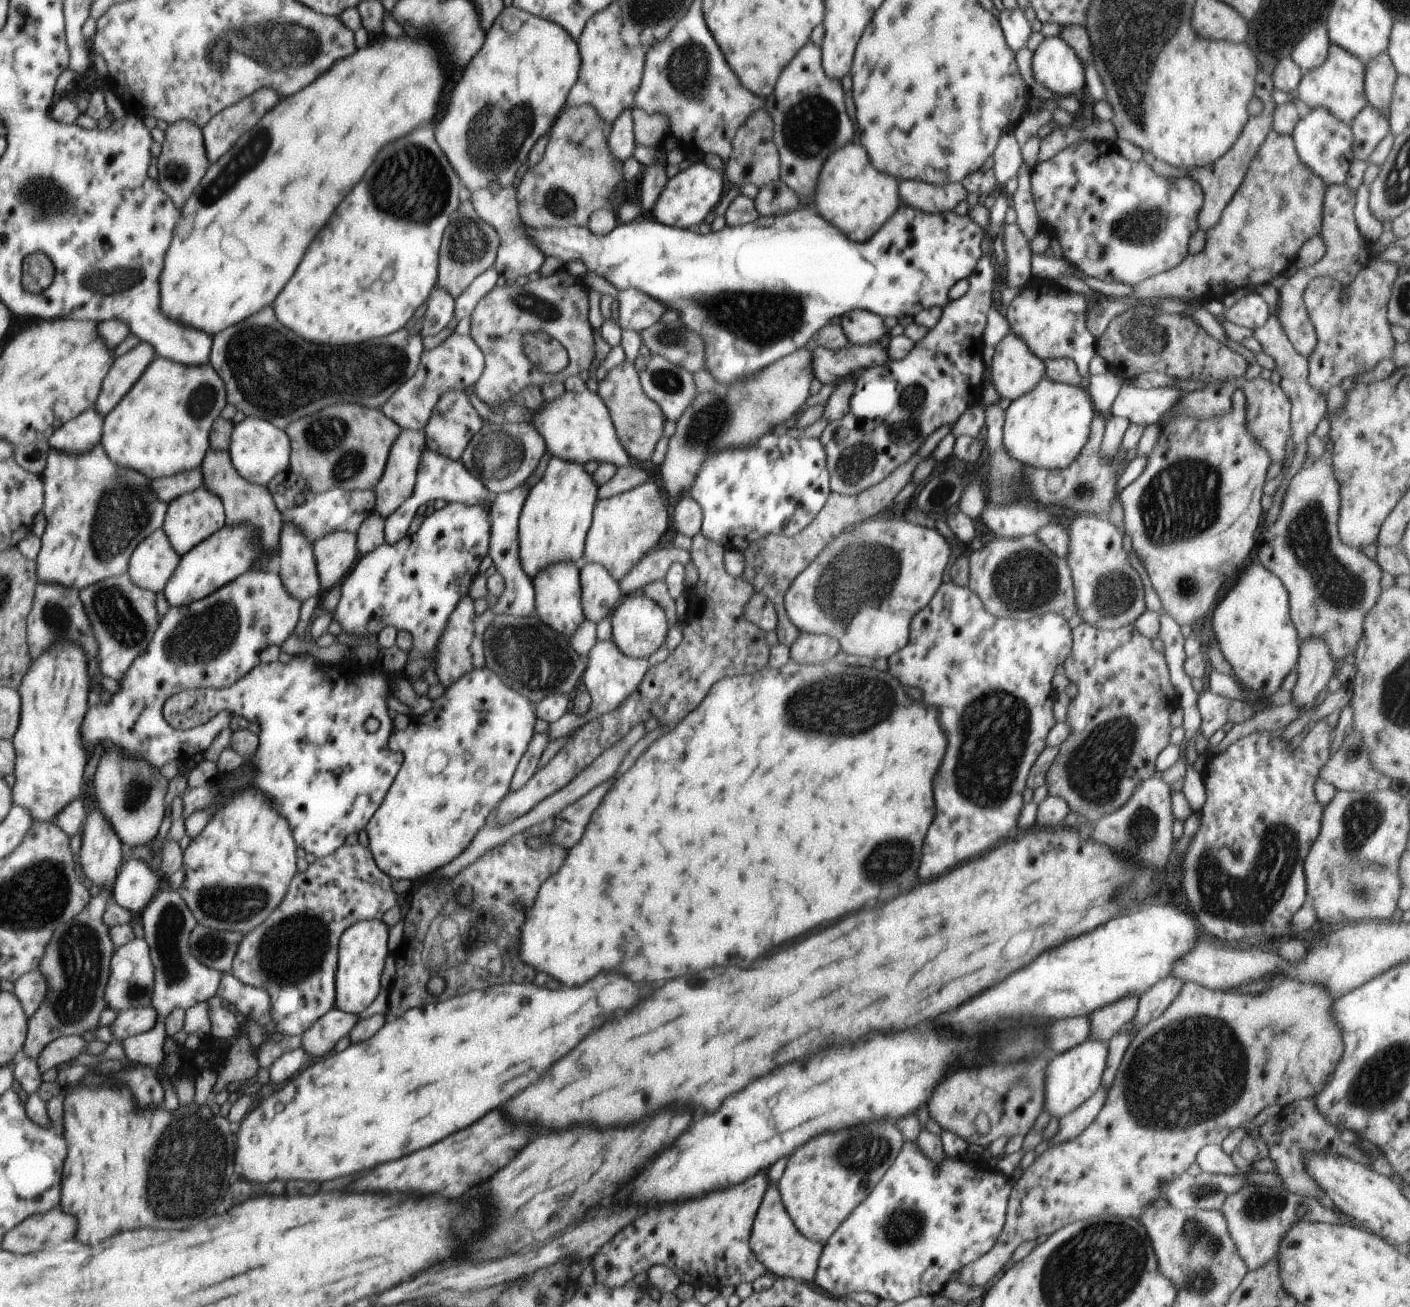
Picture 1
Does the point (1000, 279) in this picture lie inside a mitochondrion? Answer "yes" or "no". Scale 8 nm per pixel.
no

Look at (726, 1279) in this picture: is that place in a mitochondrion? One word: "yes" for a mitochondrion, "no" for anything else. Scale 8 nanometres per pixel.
no

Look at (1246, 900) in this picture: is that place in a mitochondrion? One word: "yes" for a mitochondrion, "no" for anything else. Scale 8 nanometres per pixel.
yes

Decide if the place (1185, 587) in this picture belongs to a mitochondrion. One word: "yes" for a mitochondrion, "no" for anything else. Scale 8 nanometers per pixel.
yes

